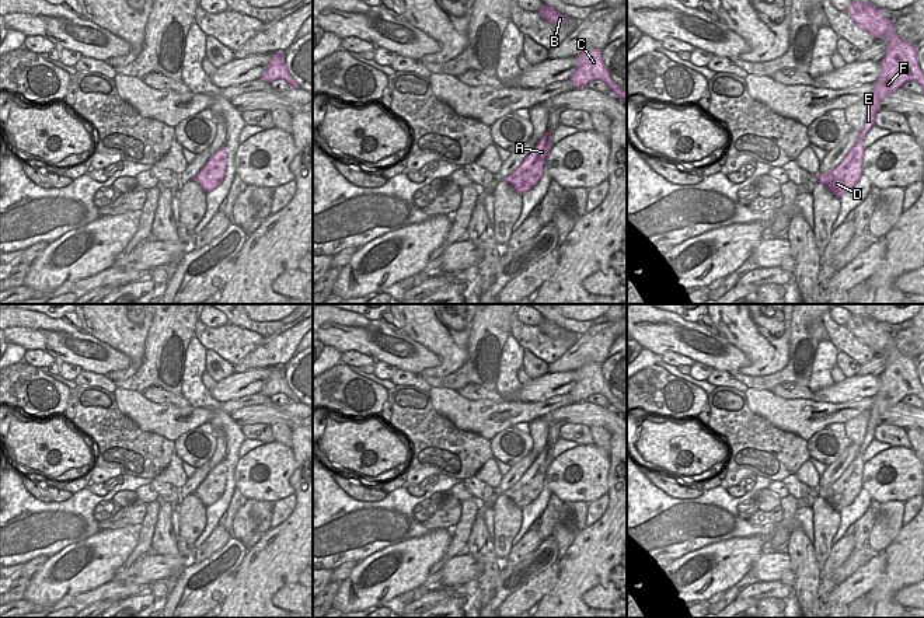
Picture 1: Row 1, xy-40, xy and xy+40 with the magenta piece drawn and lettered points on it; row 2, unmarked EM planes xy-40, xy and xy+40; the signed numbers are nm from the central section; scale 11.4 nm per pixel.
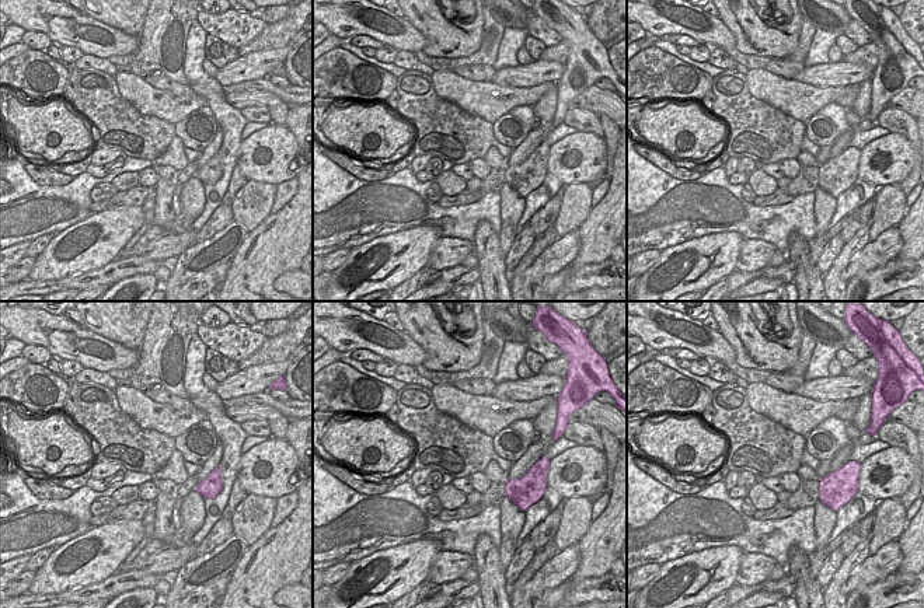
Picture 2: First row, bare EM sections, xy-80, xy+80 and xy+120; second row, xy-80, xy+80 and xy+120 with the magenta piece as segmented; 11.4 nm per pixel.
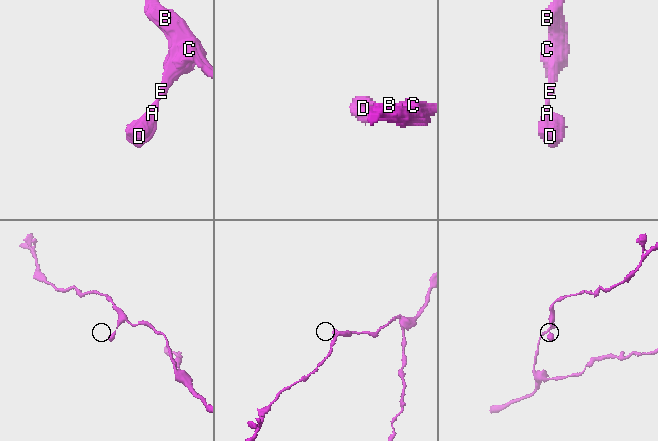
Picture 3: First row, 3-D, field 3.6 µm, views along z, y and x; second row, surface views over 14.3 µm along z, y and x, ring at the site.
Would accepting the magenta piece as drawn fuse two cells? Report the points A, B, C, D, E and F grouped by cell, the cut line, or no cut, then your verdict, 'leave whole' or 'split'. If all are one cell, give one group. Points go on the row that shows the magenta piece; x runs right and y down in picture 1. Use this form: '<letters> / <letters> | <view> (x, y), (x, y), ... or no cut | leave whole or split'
A B C D E F | no cut | leave whole

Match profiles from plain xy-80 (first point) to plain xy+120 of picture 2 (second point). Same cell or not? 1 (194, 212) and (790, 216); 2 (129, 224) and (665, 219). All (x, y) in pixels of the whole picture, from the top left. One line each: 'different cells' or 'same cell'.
1: different cells
2: different cells

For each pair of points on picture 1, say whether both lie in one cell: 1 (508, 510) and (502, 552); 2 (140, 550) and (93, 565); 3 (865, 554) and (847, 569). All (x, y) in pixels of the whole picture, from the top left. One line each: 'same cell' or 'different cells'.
1: same cell
2: different cells
3: same cell

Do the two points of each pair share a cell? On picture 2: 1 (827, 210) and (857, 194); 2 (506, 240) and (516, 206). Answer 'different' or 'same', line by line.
1: different
2: same

